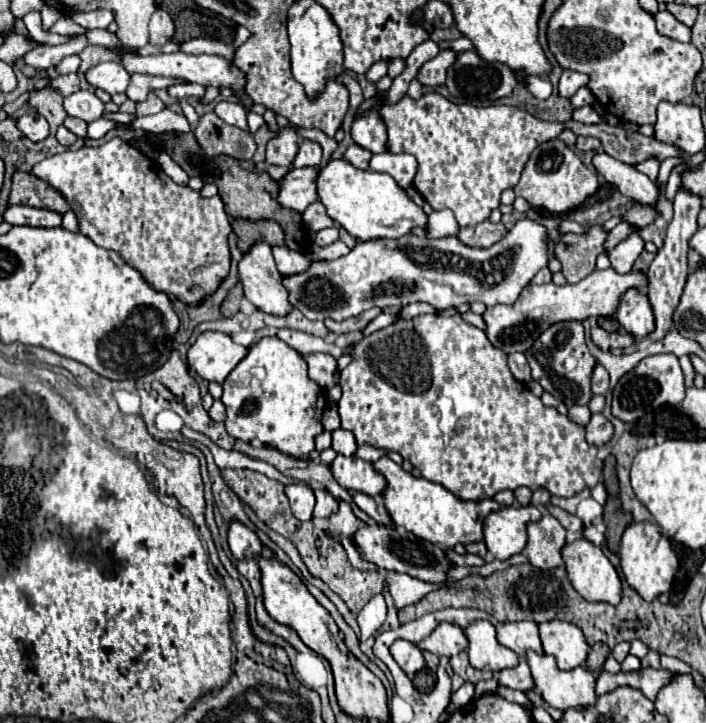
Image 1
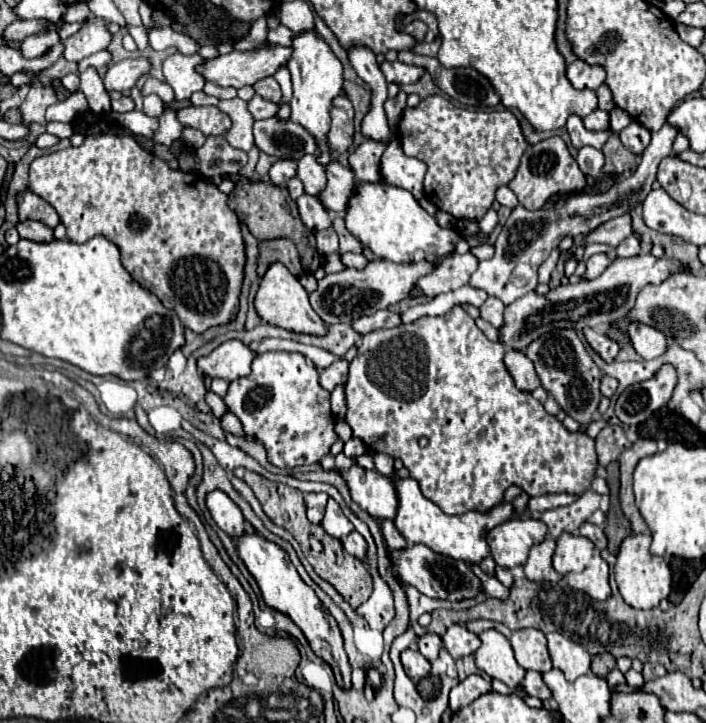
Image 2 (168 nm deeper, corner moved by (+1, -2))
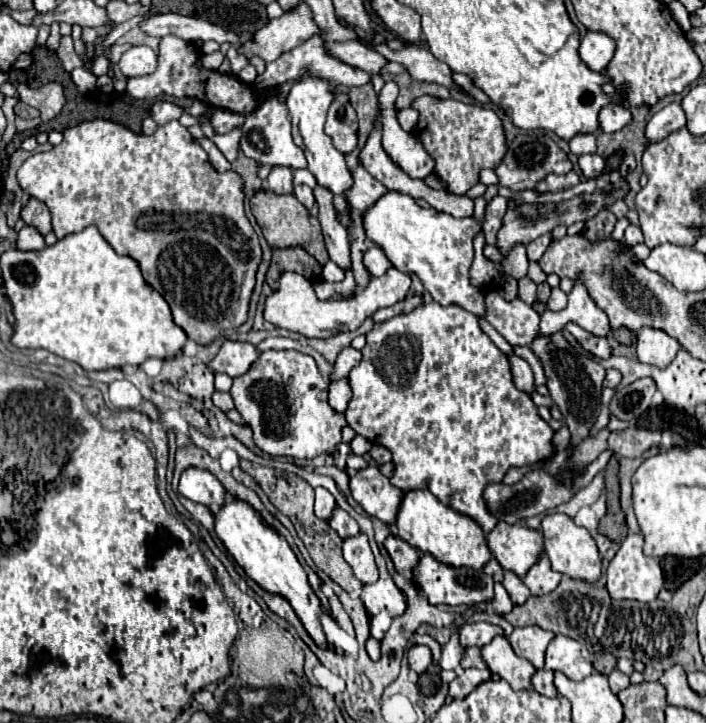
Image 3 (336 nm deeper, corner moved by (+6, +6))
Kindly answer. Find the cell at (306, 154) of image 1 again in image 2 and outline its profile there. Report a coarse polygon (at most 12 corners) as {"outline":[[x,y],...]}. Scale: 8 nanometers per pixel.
{"outline":[[314,156],[298,162],[298,178],[306,194],[318,198],[326,174]]}

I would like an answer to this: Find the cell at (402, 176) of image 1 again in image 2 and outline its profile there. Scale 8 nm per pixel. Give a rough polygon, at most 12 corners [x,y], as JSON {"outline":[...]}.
{"outline":[[398,140],[382,154],[388,184],[424,198],[426,164],[404,154]]}

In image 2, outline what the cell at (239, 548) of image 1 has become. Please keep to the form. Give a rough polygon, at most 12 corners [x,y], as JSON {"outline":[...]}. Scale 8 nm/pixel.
{"outline":[[222,490],[206,494],[212,520],[230,538],[244,534],[240,508]]}

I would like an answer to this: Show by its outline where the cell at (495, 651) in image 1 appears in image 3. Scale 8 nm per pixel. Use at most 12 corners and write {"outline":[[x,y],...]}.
{"outline":[[505,636],[483,646],[487,668],[513,690],[531,688],[535,668]]}

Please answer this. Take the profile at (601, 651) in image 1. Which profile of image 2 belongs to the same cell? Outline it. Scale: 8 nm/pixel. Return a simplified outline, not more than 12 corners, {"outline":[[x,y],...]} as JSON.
{"outline":[[598,654],[592,658],[592,672],[602,678],[614,670],[612,654]]}

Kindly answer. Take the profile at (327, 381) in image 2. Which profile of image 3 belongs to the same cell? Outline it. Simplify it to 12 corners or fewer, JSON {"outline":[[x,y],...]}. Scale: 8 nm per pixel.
{"outline":[[351,348],[339,352],[333,374],[347,378],[361,360],[361,352]]}

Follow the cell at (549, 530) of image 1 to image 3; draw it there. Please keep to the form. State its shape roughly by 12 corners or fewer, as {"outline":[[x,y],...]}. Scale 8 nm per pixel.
{"outline":[[545,552],[523,576],[531,594],[547,594],[561,574],[551,570]]}

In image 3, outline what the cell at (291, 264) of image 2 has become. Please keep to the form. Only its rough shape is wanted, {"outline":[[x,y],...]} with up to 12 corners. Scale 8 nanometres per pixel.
{"outline":[[273,248],[267,284],[275,290],[281,272],[321,280],[321,264],[295,248]]}

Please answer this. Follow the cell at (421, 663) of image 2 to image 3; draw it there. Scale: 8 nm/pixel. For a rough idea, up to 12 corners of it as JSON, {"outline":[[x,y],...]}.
{"outline":[[411,646],[407,652],[409,668],[417,674],[431,666],[427,646]]}

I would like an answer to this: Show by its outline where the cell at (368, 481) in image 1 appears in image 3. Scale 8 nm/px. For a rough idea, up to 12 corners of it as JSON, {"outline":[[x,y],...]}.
{"outline":[[375,466],[349,480],[355,502],[395,522],[403,492]]}

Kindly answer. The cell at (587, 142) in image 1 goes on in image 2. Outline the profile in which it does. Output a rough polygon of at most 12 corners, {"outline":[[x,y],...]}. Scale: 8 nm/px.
{"outline":[[592,146],[578,152],[578,166],[586,176],[602,174],[604,156]]}

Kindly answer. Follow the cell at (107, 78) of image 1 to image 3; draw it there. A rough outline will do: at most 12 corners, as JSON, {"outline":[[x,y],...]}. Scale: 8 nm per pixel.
{"outline":[[149,46],[123,52],[123,76],[145,76],[157,68],[157,54]]}

